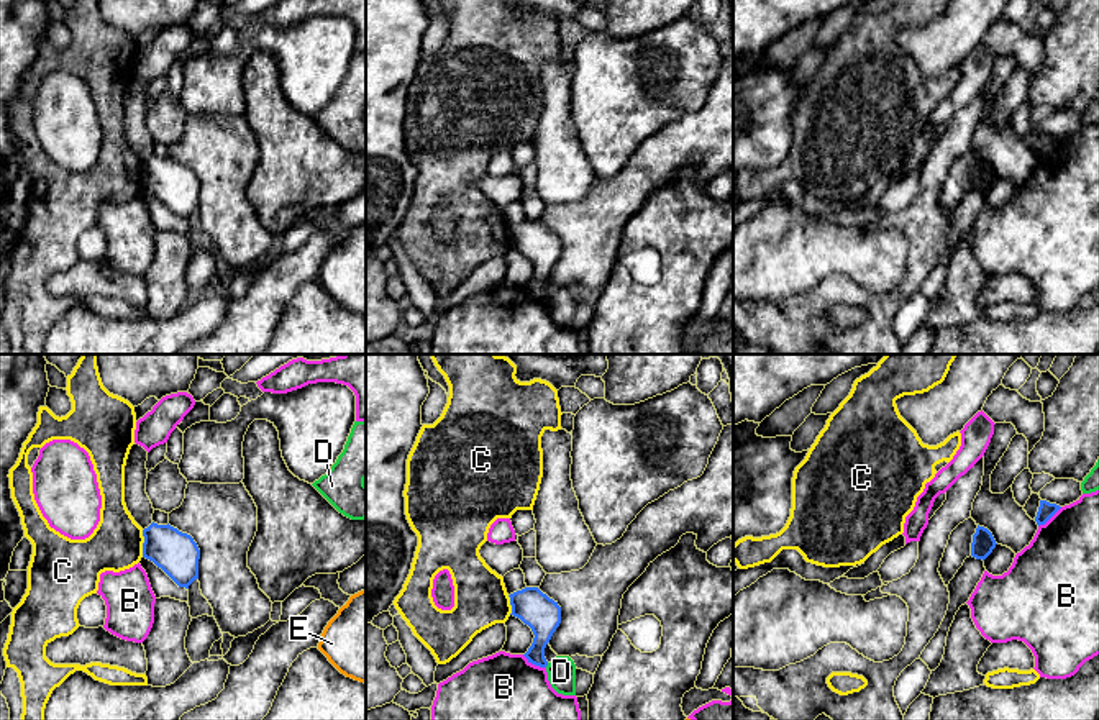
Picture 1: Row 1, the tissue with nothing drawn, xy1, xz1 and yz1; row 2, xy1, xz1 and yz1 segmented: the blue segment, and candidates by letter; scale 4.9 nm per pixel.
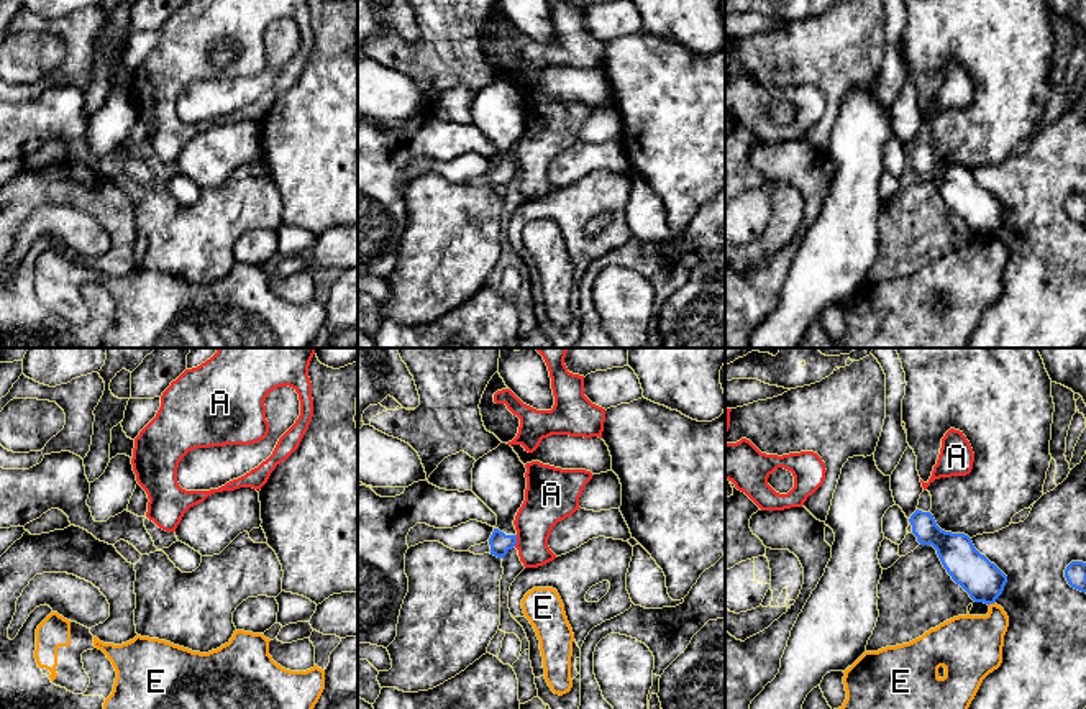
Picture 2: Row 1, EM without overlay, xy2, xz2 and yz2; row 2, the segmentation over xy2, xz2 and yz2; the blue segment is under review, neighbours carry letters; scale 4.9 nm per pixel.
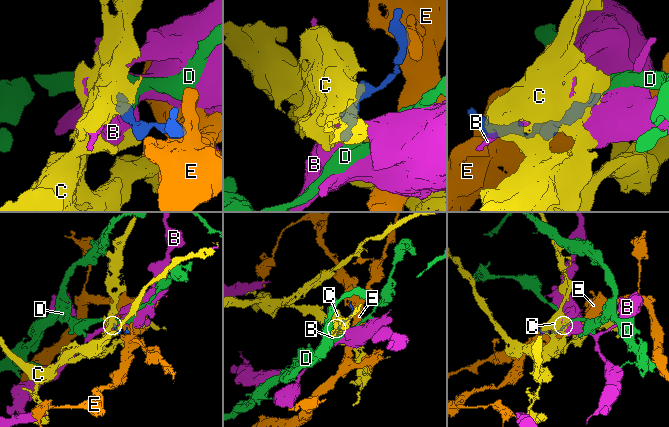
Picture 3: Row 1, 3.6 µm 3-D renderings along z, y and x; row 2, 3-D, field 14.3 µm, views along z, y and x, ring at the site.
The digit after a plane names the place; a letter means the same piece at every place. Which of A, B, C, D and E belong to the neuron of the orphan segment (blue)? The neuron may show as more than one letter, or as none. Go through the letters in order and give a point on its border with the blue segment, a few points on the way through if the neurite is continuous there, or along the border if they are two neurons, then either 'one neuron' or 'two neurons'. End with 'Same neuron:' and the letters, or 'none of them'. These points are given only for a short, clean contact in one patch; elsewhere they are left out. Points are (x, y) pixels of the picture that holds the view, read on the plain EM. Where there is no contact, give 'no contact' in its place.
A: xz2 (515, 173) | along xz2 (517, 168), (514, 178) | two neurons
B: xz1 (533, 296) | along xz1 (522, 287), (545, 300) | two neurons
C: xy1 (143, 176) | two neurons
D: xz1 (547, 297) | along xz1 (548, 296), (545, 299) | two neurons
E: yz2 (991, 235) | along yz2 (994, 233), (988, 237) | two neurons
Same neuron: none of them

